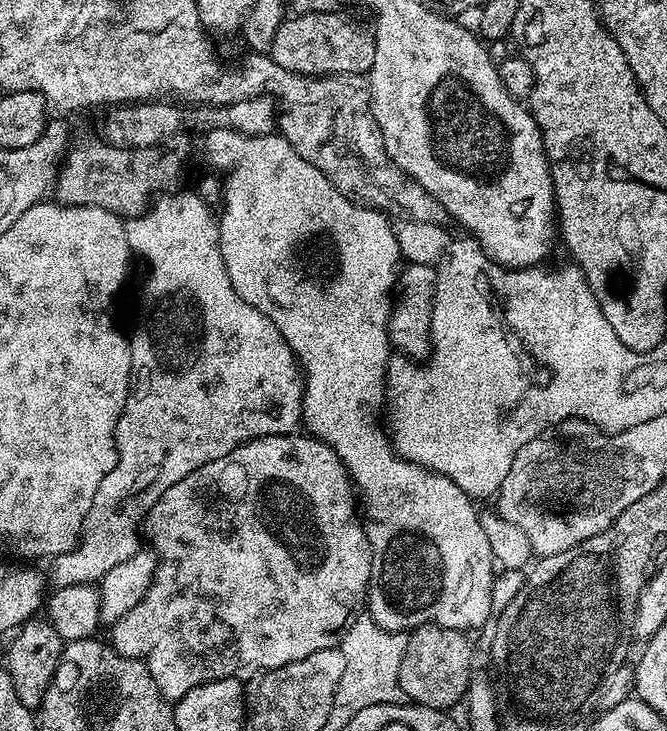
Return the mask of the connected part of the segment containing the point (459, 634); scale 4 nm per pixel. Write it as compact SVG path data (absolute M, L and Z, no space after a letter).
M424 624L407 633L406 654L402 654L402 666L398 670L401 693L411 703L452 710L456 703L468 695L468 685L474 679L472 672L472 644L459 628L447 628L437 624Z

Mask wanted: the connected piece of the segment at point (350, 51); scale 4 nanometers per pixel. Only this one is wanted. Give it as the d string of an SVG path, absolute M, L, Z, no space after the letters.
M340 12L304 16L293 15L278 26L270 55L278 65L286 67L294 74L306 76L330 76L341 72L367 74L374 66L374 46L376 37L356 20Z

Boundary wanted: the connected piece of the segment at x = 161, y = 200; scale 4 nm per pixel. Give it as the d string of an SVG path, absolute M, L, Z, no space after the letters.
M195 191L172 192L169 196L160 194L153 199L148 211L141 216L131 217L125 223L126 238L130 242L133 253L148 263L148 277L144 280L144 293L140 296L140 317L136 320L136 329L130 332L132 345L132 386L128 389L128 401L116 423L116 465L106 478L102 478L102 486L98 486L98 494L94 494L94 506L90 506L90 514L84 519L84 530L79 541L72 549L71 559L76 559L75 579L80 582L99 582L114 566L126 562L137 552L142 544L141 528L148 511L166 494L164 484L156 480L156 472L160 468L172 468L172 481L182 482L186 474L194 474L206 462L214 462L230 450L242 446L251 440L263 436L290 436L297 431L298 421L304 415L304 377L295 356L288 351L288 344L280 339L280 333L273 329L270 318L261 316L241 300L238 290L230 282L230 274L226 274L226 262L222 262L220 249L220 225L213 209Z

